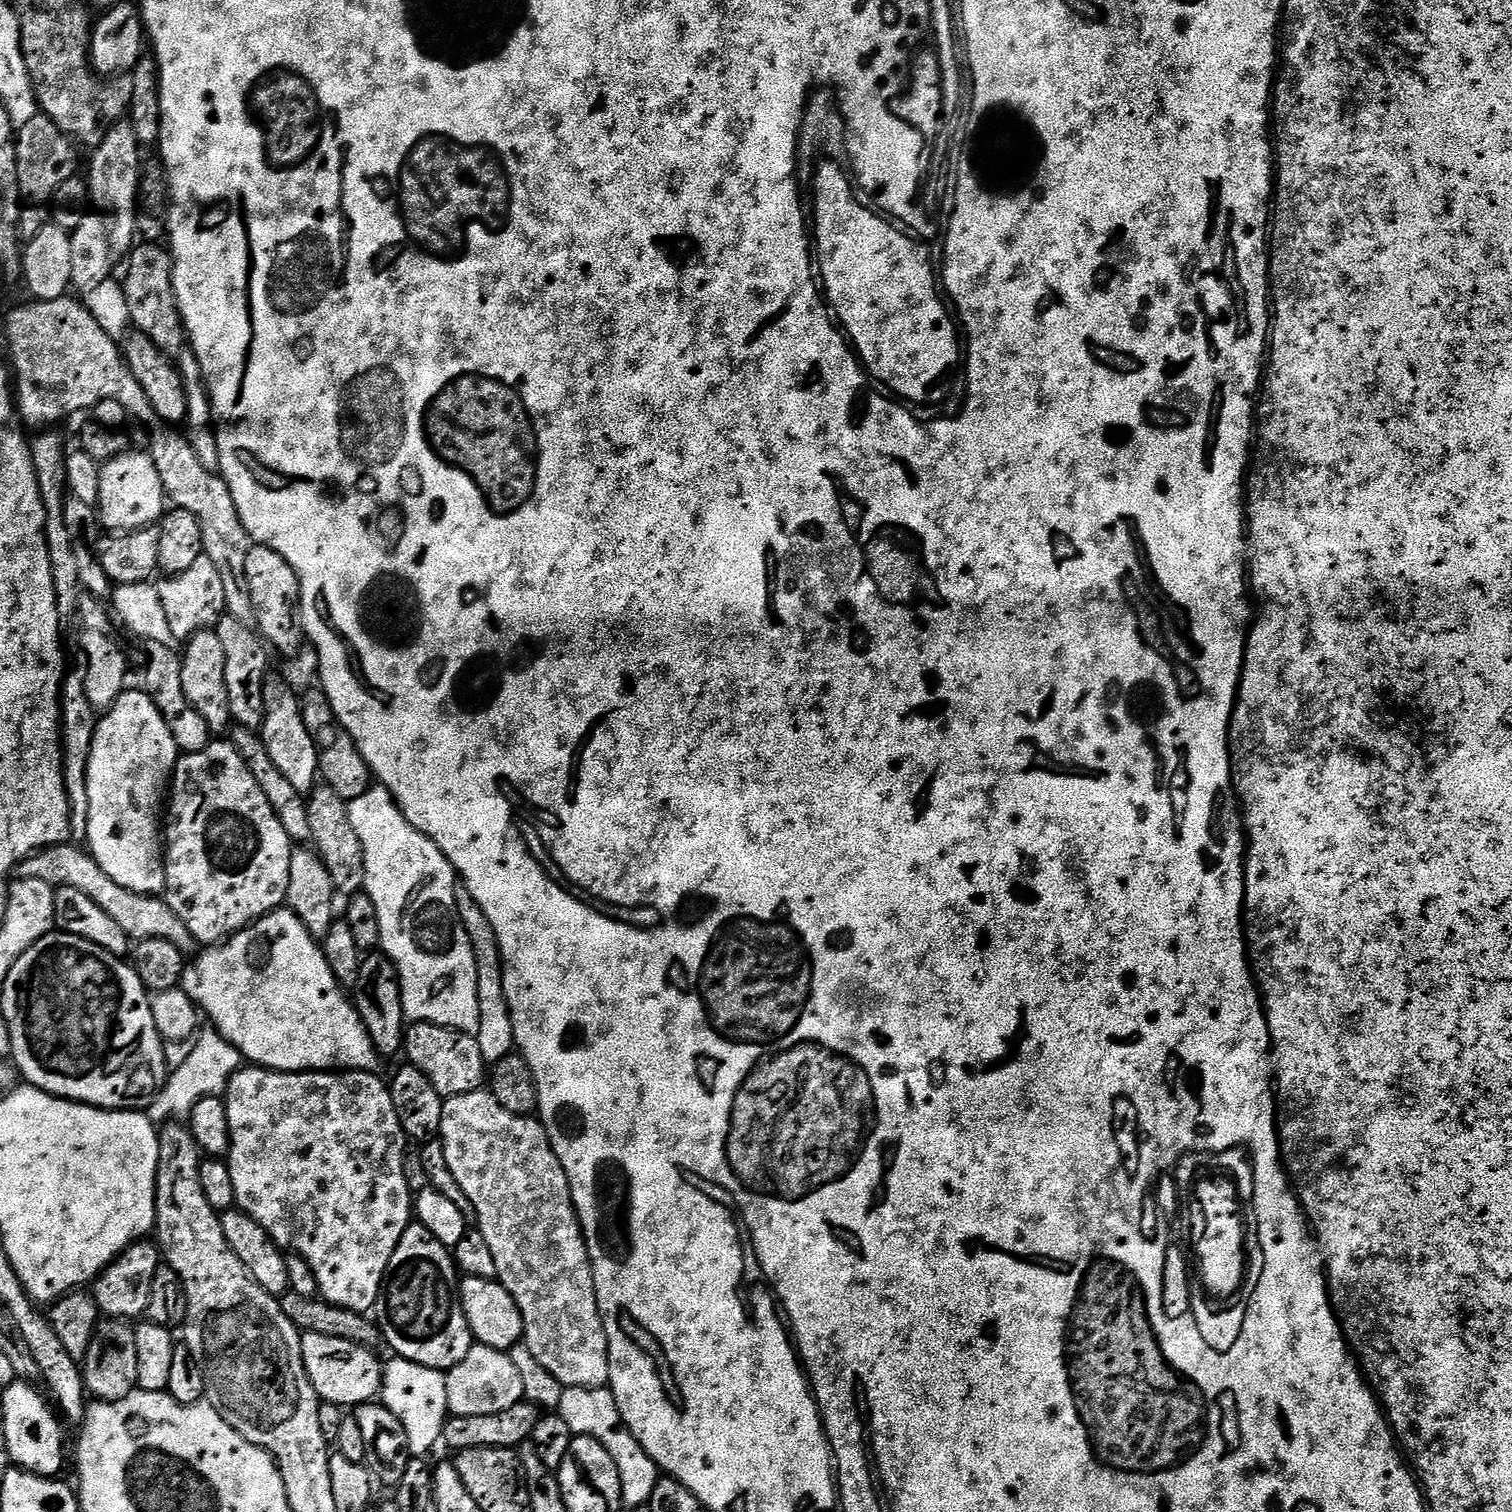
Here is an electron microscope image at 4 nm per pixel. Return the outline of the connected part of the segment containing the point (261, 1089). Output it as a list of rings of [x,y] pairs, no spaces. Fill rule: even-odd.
[[[244,1066],[236,1071],[229,1078],[226,1095],[223,1097],[226,1106],[226,1114],[230,1118],[230,1138],[232,1139],[232,1148],[228,1151],[226,1163],[230,1170],[230,1179],[234,1182],[234,1194],[236,1195],[235,1207],[241,1212],[245,1212],[250,1218],[254,1218],[254,1222],[258,1222],[258,1226],[262,1226],[262,1230],[266,1230],[266,1234],[270,1234],[270,1238],[281,1250],[293,1256],[300,1256],[310,1266],[310,1270],[314,1270],[314,1278],[318,1278],[318,1286],[320,1287],[319,1295],[324,1300],[333,1304],[334,1307],[342,1307],[346,1310],[356,1311],[360,1313],[371,1313],[371,1308],[375,1309],[382,1300],[382,1289],[384,1286],[384,1277],[388,1275],[388,1267],[390,1266],[390,1258],[394,1254],[394,1250],[398,1246],[398,1242],[402,1238],[402,1234],[408,1229],[410,1221],[414,1216],[414,1188],[408,1185],[408,1172],[404,1169],[404,1151],[410,1147],[410,1141],[404,1135],[402,1130],[402,1122],[398,1118],[398,1110],[396,1103],[392,1097],[392,1089],[387,1083],[380,1081],[379,1075],[370,1072],[358,1072],[355,1070],[309,1070],[307,1072],[273,1072],[270,1068],[261,1068],[259,1066]]]

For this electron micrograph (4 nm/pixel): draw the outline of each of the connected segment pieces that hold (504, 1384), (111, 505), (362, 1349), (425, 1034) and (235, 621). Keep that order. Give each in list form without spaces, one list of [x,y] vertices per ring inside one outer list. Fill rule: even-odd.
[[[476,1344],[458,1366],[447,1369],[446,1375],[446,1398],[452,1416],[498,1414],[525,1399],[522,1375],[509,1353],[487,1348],[484,1344]]]
[[[129,450],[108,460],[102,465],[98,478],[98,508],[102,513],[102,524],[112,530],[135,530],[149,527],[159,521],[160,496],[162,500],[162,485],[158,466],[152,462],[151,455],[135,450]],[[104,511],[104,512],[103,512]]]
[[[312,1332],[301,1335],[300,1345],[306,1374],[323,1403],[359,1406],[375,1401],[381,1395],[385,1365],[375,1356],[376,1352],[371,1347],[355,1344],[346,1338]]]
[[[412,1024],[406,1032],[406,1056],[407,1052],[407,1059],[430,1078],[434,1090],[445,1098],[477,1091],[483,1080],[485,1083],[486,1061],[475,1035],[437,1024]]]
[[[225,614],[221,616],[215,631],[219,641],[223,643],[223,649],[226,650],[225,678],[231,719],[243,728],[256,730],[256,722],[264,720],[264,711],[260,708],[260,704],[264,700],[264,683],[270,675],[269,649],[259,631],[253,625],[251,628],[250,625],[243,624],[240,620],[243,619],[239,615]]]

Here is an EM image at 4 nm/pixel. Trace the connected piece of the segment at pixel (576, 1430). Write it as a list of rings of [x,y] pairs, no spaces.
[[[606,1386],[565,1388],[558,1407],[558,1415],[570,1427],[573,1435],[592,1436],[606,1446],[607,1453],[614,1458],[618,1466],[625,1507],[632,1509],[647,1505],[650,1494],[657,1486],[660,1471],[630,1430],[621,1422],[621,1414],[611,1389]]]

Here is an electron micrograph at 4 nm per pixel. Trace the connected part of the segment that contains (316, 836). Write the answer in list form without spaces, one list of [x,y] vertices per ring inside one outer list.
[[[317,786],[307,797],[308,817],[312,831],[311,843],[324,859],[330,870],[337,893],[351,898],[364,886],[364,851],[362,842],[358,842],[358,830],[350,822],[348,801],[342,799],[337,792],[327,786]]]

